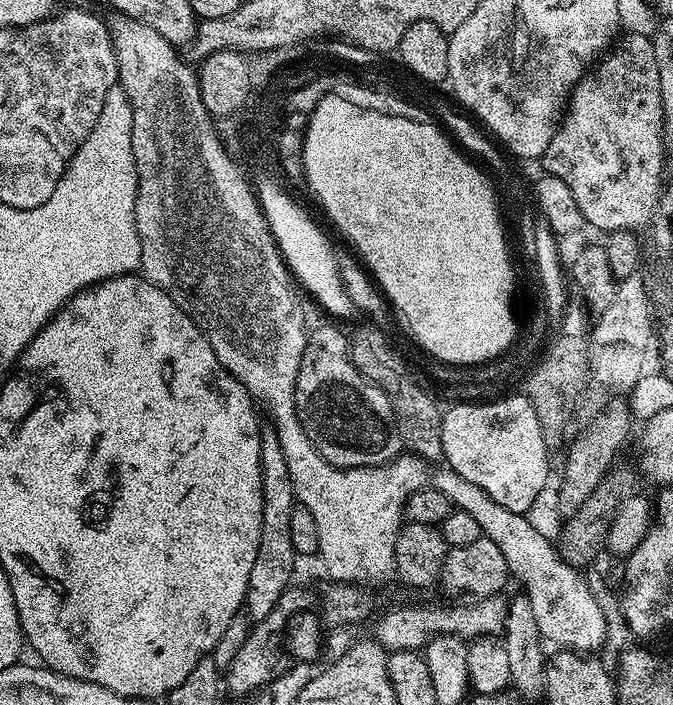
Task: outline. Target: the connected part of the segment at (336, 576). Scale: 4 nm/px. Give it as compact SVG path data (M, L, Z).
M116 14L111 18L113 20L109 19L106 27L112 45L112 55L116 57L118 84L119 87L123 88L134 116L134 126L132 127L132 150L134 152L134 162L136 163L136 205L134 206L134 214L136 215L138 238L142 246L139 271L144 279L150 281L155 288L166 290L166 294L170 294L170 298L174 298L176 305L200 327L201 334L210 342L218 362L222 362L225 370L251 394L253 401L262 409L263 415L265 412L272 419L269 420L270 427L278 434L278 443L282 446L282 455L286 458L287 468L290 469L290 482L294 486L294 494L299 507L310 510L310 514L314 514L314 522L318 526L318 546L320 547L318 556L319 559L324 559L324 568L332 575L329 577L333 581L345 584L362 584L365 586L384 584L388 579L393 579L396 570L394 546L401 527L405 523L404 507L406 502L410 498L410 494L414 494L414 490L422 490L433 483L433 465L429 461L423 460L420 456L401 454L394 460L388 460L384 464L375 464L372 468L337 467L330 462L326 462L326 458L322 458L322 454L318 454L318 450L310 442L306 430L302 430L302 424L296 416L296 403L294 402L296 383L298 382L298 366L302 366L302 354L308 345L308 333L310 331L310 323L308 324L307 318L304 317L304 304L300 301L302 288L296 277L292 275L292 269L288 267L275 238L272 236L271 230L268 228L267 218L264 217L260 201L257 199L249 177L247 175L244 177L243 170L228 157L228 154L230 154L229 149L225 147L223 140L218 135L218 128L210 115L209 105L200 93L200 81L194 68L192 72L191 66L193 67L193 65L187 59L184 61L176 53L179 52L177 45L166 42L166 38L162 38L162 34L158 34L158 30L150 30L150 26L146 26L129 16Z

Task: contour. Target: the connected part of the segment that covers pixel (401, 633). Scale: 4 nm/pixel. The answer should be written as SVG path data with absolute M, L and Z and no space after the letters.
M499 595L477 599L473 608L430 608L426 604L404 604L401 608L392 608L376 624L374 639L389 653L420 652L435 636L460 636L466 642L477 638L492 638L503 633L506 617L506 604Z

